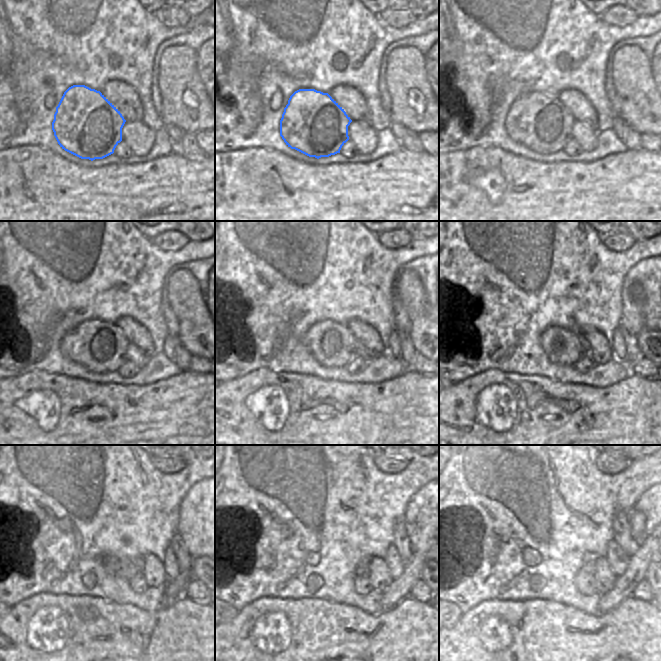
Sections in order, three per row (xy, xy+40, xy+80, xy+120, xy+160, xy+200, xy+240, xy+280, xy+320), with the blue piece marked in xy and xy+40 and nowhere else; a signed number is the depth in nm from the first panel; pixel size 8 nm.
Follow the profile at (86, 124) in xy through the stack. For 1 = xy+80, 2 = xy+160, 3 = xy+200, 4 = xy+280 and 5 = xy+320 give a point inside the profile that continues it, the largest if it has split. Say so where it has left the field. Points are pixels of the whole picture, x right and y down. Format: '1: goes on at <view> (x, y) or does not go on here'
1: goes on at xy+80 (541, 123)
2: goes on at xy+160 (332, 344)
3: goes on at xy+200 (562, 346)
4: goes on at xy+280 (363, 569)
5: goes on at xy+320 (589, 567)

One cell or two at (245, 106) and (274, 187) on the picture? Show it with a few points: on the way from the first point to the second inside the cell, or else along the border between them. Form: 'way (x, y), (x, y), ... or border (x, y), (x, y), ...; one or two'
border (236, 150), (249, 147), (264, 147), (282, 152); two

